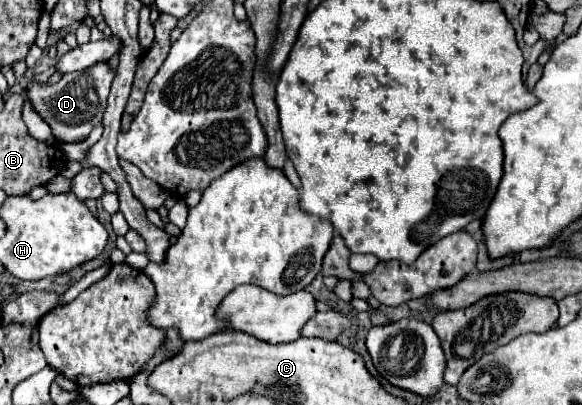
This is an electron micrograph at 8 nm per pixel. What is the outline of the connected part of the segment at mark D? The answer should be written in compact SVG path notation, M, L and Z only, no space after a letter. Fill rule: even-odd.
M98 63L86 71L76 71L64 75L58 83L38 83L32 81L26 87L26 97L32 103L34 111L42 115L42 119L50 125L52 135L62 143L78 143L88 139L92 129L102 123L102 115L106 111L106 99L110 93L110 83L114 81L114 73L108 63Z

